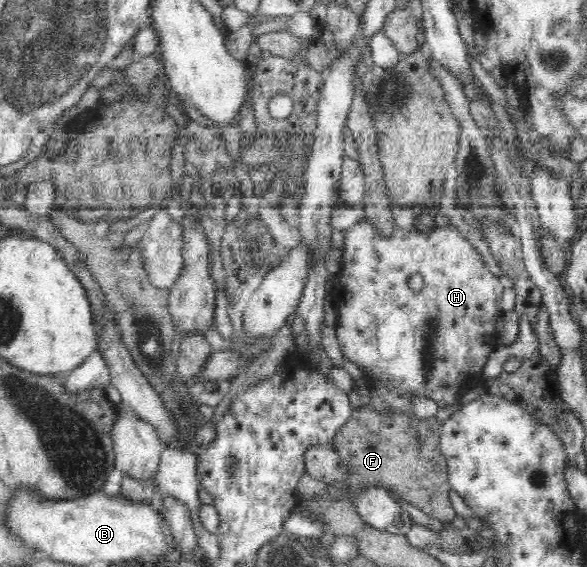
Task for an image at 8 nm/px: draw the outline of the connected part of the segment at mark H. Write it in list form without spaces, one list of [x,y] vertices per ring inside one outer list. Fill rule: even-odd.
[[[364,218],[353,225],[349,230],[345,231],[343,241],[343,269],[337,277],[337,291],[341,293],[343,303],[339,305],[339,320],[336,327],[336,335],[338,344],[340,345],[340,354],[349,361],[356,363],[359,369],[365,372],[371,372],[374,377],[374,384],[372,391],[377,394],[391,409],[397,412],[411,413],[411,400],[410,397],[427,397],[433,399],[438,404],[438,407],[447,407],[448,405],[455,405],[460,403],[459,393],[463,389],[463,385],[467,383],[467,379],[471,375],[477,375],[484,371],[484,365],[488,357],[500,345],[498,343],[499,335],[497,335],[497,319],[501,317],[504,312],[501,308],[501,299],[503,295],[503,285],[499,282],[499,278],[489,272],[480,258],[479,253],[472,247],[471,243],[466,240],[461,233],[453,226],[448,227],[434,227],[426,234],[420,233],[417,229],[411,232],[403,232],[396,229],[391,237],[383,237],[373,228],[371,223],[367,222]],[[412,273],[422,275],[424,287],[419,292],[413,292],[409,288],[408,279]]]

